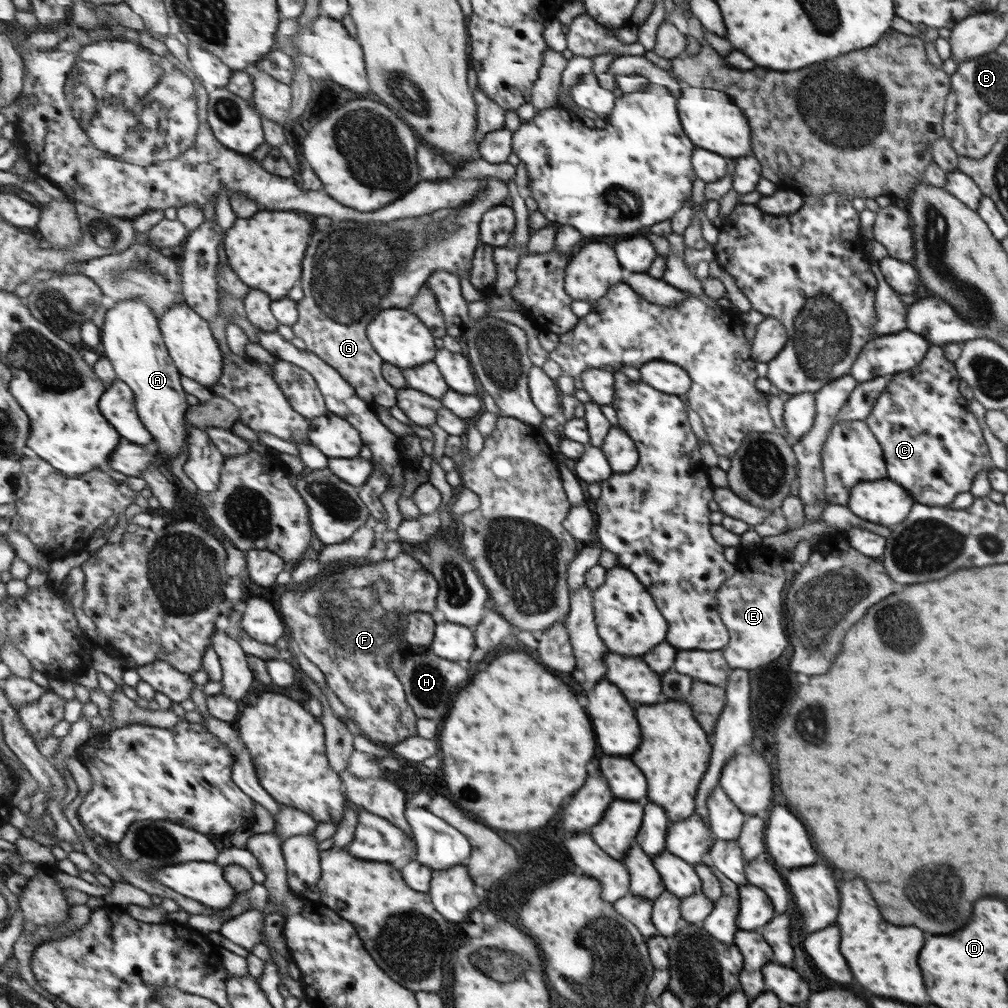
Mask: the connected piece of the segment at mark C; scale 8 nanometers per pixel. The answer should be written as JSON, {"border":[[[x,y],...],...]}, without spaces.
{"border":[[[939,345],[929,348],[922,362],[909,371],[897,372],[886,382],[870,408],[865,422],[882,450],[886,466],[886,478],[896,481],[901,488],[907,489],[912,499],[925,506],[948,506],[959,494],[971,490],[972,480],[977,472],[993,467],[985,440],[981,438],[981,428],[977,420],[967,410],[965,399],[957,392],[957,375],[953,363],[944,356]]]}

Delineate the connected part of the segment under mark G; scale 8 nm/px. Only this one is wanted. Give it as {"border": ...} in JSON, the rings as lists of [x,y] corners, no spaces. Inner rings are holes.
{"border":[[[488,177],[488,186],[480,192],[480,196],[474,200],[474,202],[468,202],[466,206],[460,206],[459,209],[445,209],[441,211],[440,221],[441,227],[439,230],[441,231],[429,231],[429,240],[430,242],[422,245],[420,239],[422,238],[423,230],[420,229],[428,220],[424,220],[422,218],[415,219],[404,219],[397,220],[394,222],[367,222],[367,220],[337,220],[331,228],[333,228],[333,232],[317,232],[317,236],[313,236],[313,248],[309,248],[309,258],[305,260],[305,276],[303,276],[303,286],[305,291],[305,296],[298,302],[300,309],[300,319],[292,326],[294,328],[295,334],[297,337],[304,340],[306,344],[306,348],[311,352],[317,353],[324,361],[327,361],[330,365],[333,365],[345,380],[349,381],[349,384],[353,385],[353,388],[356,388],[357,394],[363,399],[366,400],[374,409],[375,404],[378,406],[383,406],[385,408],[393,408],[393,406],[398,406],[398,389],[396,389],[392,384],[389,384],[389,381],[384,377],[383,366],[384,360],[382,356],[379,356],[379,353],[376,351],[376,348],[372,345],[371,340],[368,338],[368,326],[369,323],[373,322],[373,319],[376,316],[379,316],[381,312],[385,312],[388,309],[392,308],[400,308],[407,309],[412,304],[415,298],[419,296],[421,287],[427,282],[430,276],[435,271],[447,271],[457,276],[461,276],[461,274],[471,275],[473,259],[476,256],[476,251],[480,246],[480,222],[483,220],[484,215],[491,209],[495,208],[497,205],[503,205],[509,196],[509,188],[507,188],[507,183],[499,181],[497,178]]]}

